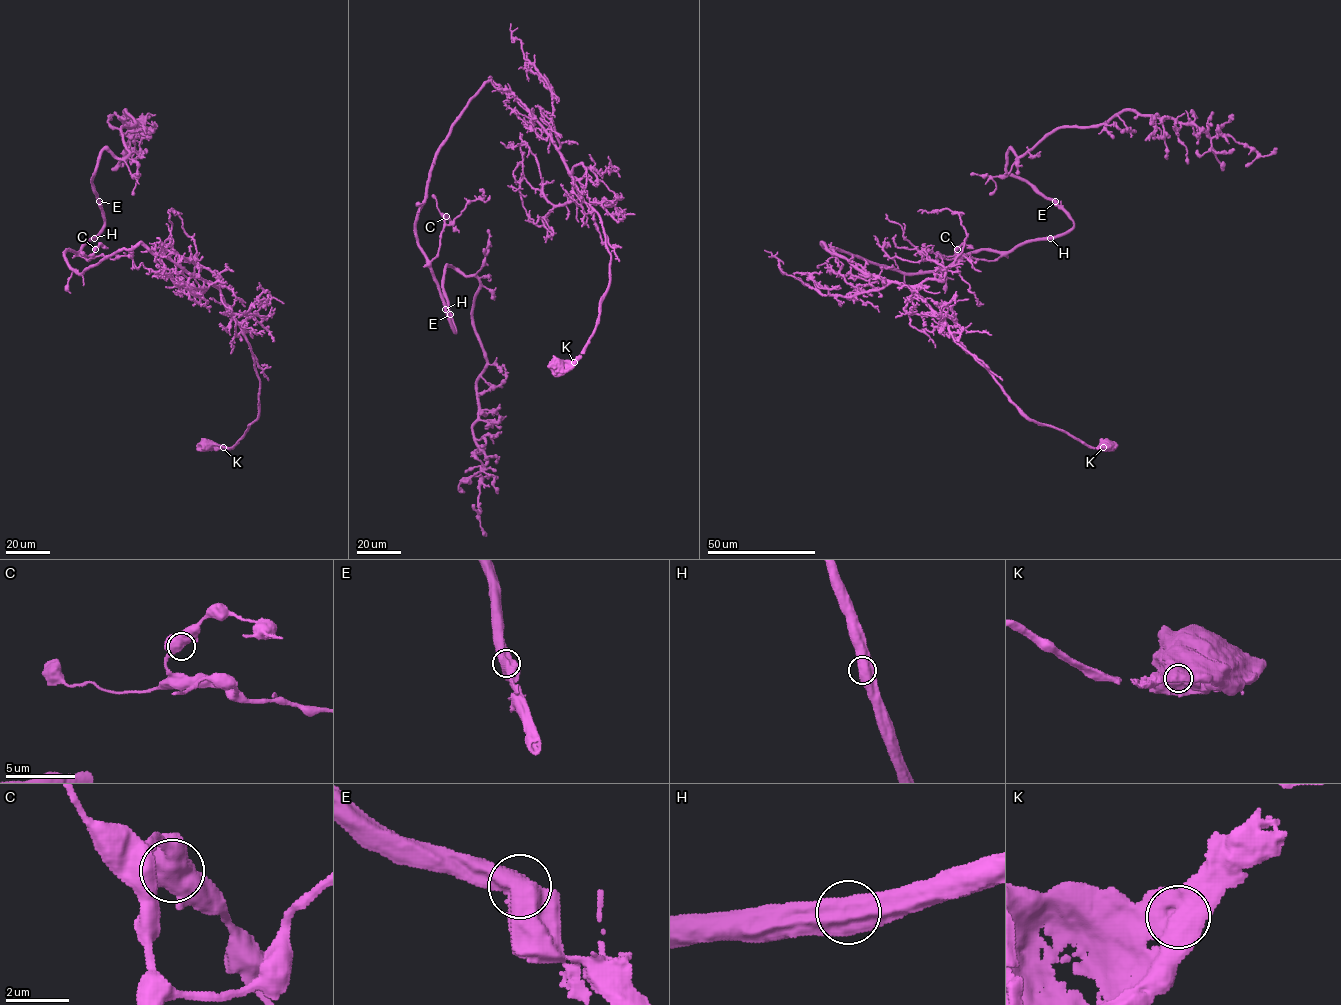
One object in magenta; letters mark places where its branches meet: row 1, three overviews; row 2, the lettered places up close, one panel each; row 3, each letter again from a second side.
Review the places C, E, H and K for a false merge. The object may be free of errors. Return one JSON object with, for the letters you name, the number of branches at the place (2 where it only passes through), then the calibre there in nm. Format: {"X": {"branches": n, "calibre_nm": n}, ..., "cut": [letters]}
{"cut": []}

